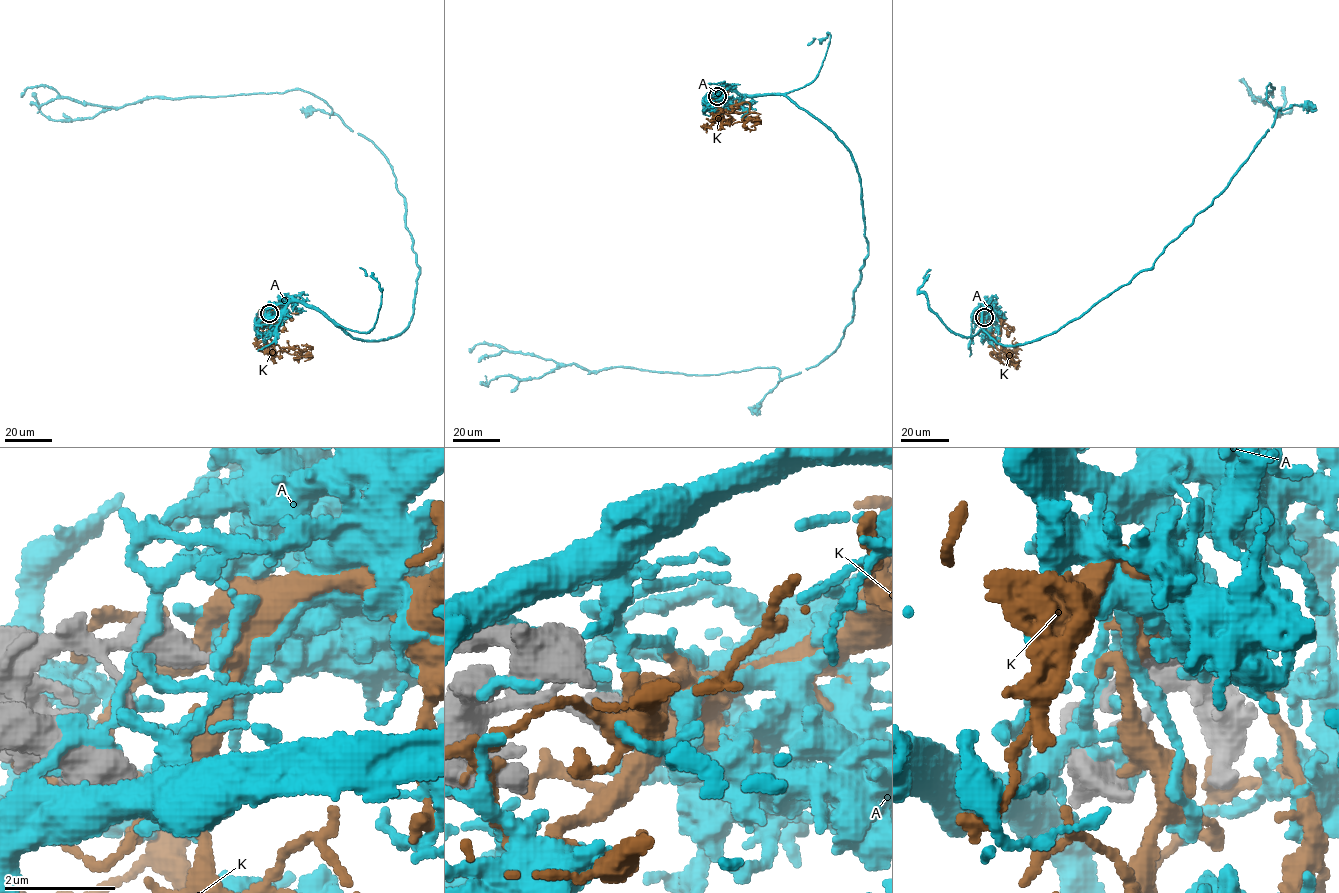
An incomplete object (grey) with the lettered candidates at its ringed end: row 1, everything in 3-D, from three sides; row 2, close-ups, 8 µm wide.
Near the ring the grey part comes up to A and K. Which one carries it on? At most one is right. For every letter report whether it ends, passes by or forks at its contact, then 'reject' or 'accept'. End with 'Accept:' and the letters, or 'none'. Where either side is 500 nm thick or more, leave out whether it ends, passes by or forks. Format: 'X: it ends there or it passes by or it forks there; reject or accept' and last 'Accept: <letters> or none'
A: it passes by; reject
K: it passes by; reject
Accept: none

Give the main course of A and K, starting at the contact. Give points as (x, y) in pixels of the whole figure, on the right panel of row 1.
A: (984, 316), (997, 343), (1031, 343), (1150, 268), (1271, 127), (1274, 88), (1250, 92)
K: (984, 316), (990, 320), (991, 336), (1000, 355), (990, 353), (1004, 364), (1011, 364), (1005, 349)

